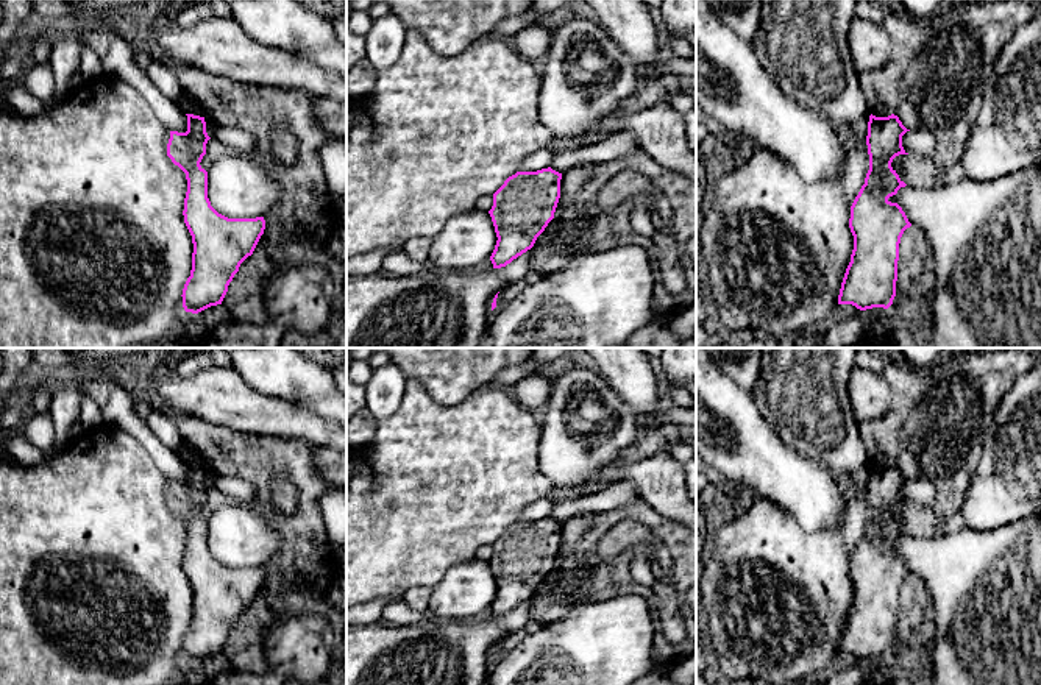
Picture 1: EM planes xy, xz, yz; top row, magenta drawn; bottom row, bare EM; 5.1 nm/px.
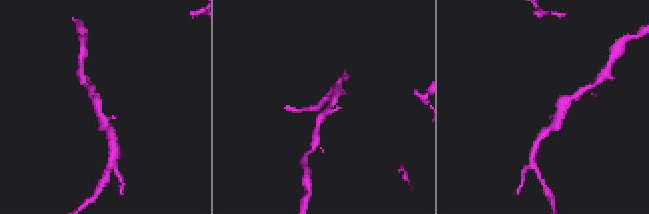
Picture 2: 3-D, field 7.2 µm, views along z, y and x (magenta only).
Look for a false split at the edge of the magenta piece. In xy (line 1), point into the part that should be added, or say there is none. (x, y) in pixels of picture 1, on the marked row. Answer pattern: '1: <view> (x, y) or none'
1: none

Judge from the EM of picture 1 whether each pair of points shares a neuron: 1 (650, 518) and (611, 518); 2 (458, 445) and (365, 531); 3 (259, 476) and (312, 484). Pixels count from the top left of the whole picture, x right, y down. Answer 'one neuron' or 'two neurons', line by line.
1: one neuron
2: one neuron
3: one neuron

